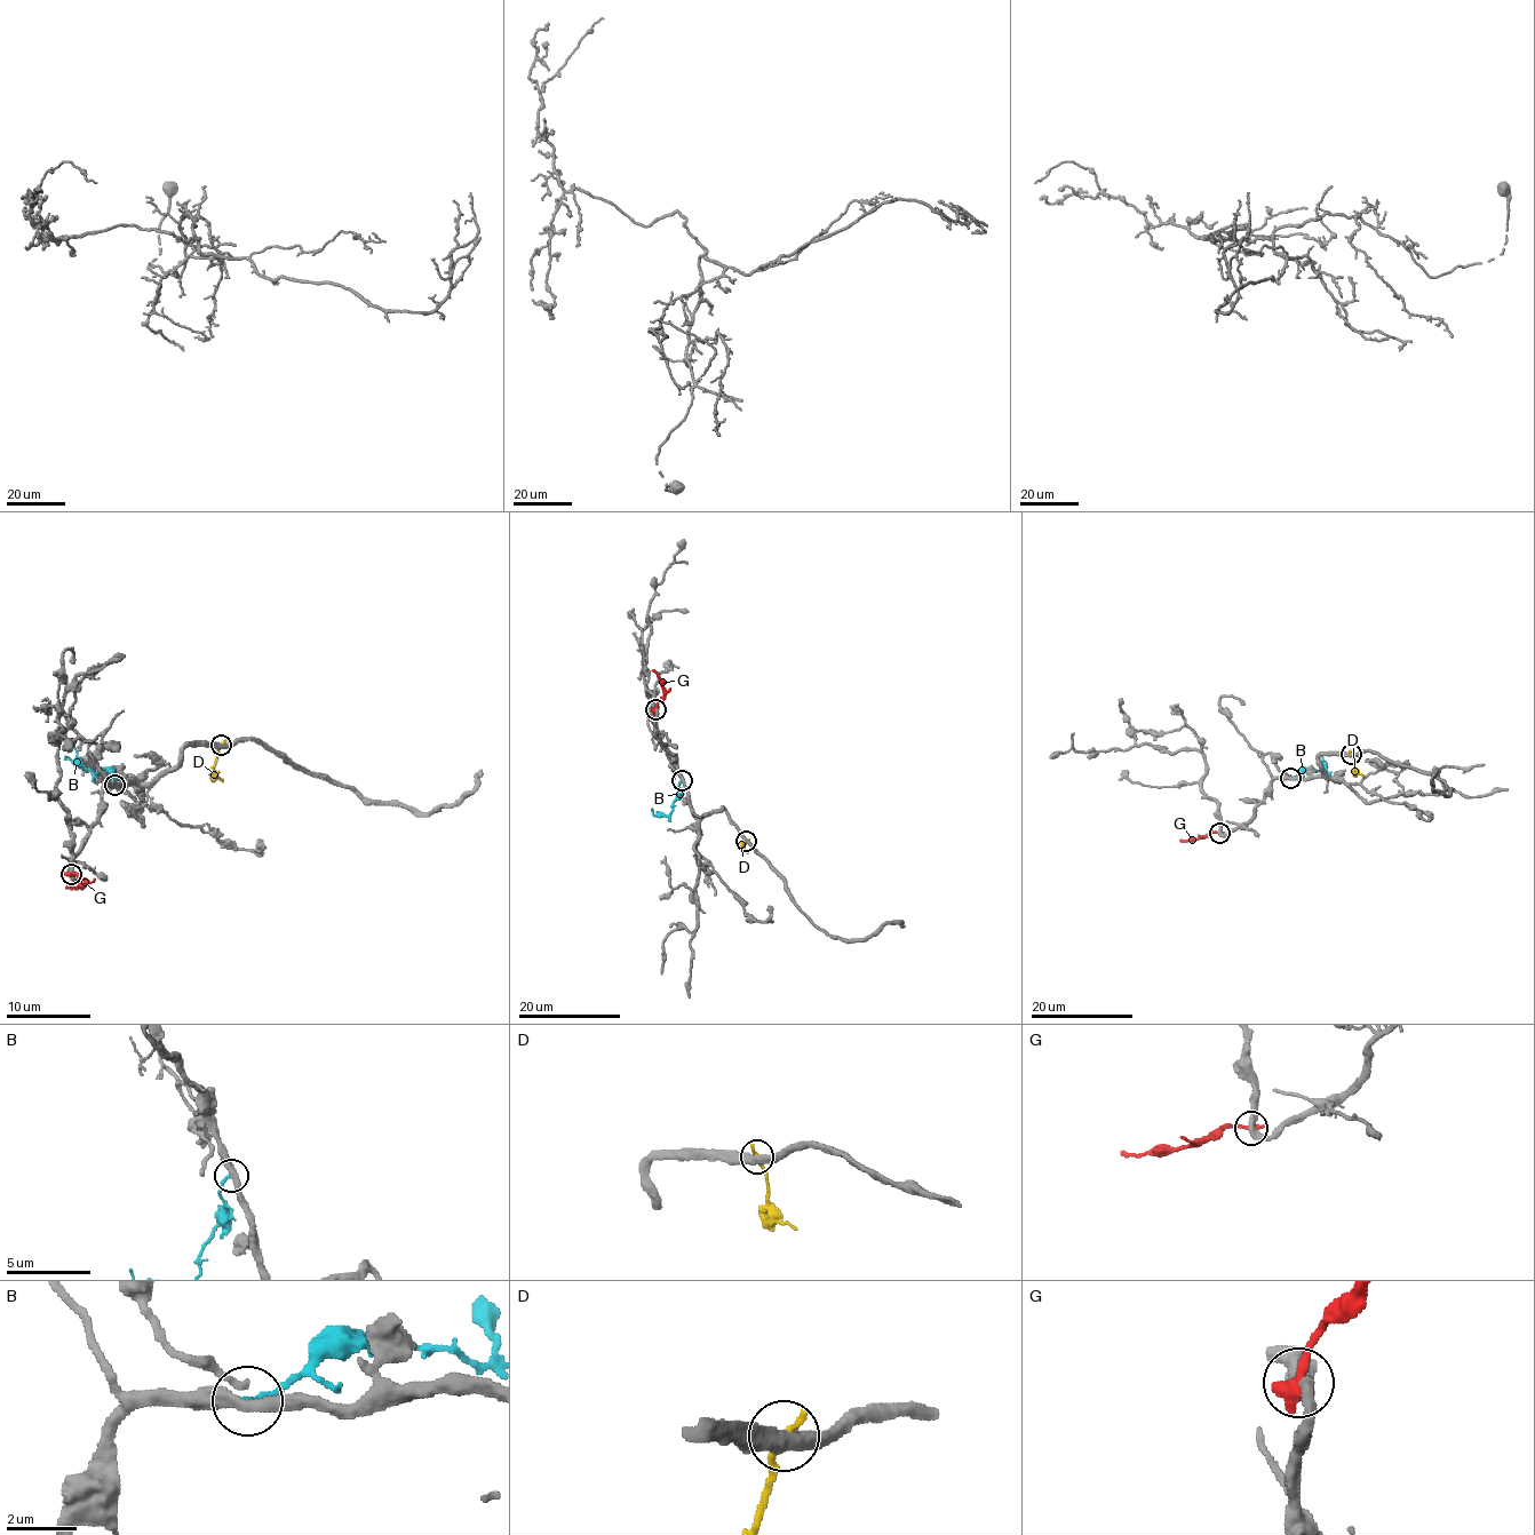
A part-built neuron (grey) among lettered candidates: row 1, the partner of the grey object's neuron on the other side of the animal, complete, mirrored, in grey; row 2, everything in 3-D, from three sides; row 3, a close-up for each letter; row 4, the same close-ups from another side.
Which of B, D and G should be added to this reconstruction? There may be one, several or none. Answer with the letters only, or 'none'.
none

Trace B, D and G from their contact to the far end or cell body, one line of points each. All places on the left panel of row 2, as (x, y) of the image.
B: (114, 784), (105, 769), (95, 776), (64, 758)
D: (221, 744), (215, 769), (223, 781)
G: (70, 874), (77, 874), (85, 882), (66, 889)

